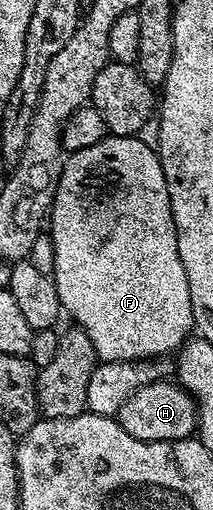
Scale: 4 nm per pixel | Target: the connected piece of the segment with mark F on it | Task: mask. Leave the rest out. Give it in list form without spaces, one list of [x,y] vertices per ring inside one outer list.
[[[112,134],[105,137],[104,140],[95,142],[95,146],[87,146],[78,152],[68,153],[65,157],[65,165],[63,166],[63,174],[59,178],[59,186],[57,192],[53,196],[53,206],[49,210],[47,217],[47,235],[54,244],[54,268],[53,281],[55,282],[55,290],[59,290],[59,302],[66,317],[70,316],[72,323],[76,327],[81,328],[87,334],[87,338],[91,338],[91,346],[95,346],[98,361],[102,360],[152,360],[154,358],[165,358],[170,354],[176,353],[186,340],[190,339],[191,333],[195,328],[193,319],[193,307],[191,306],[191,286],[187,282],[187,270],[183,270],[183,258],[179,258],[179,242],[177,241],[177,231],[175,230],[175,218],[171,214],[171,198],[167,194],[167,178],[163,174],[163,166],[161,165],[161,157],[155,151],[152,143],[144,144],[141,138],[137,136],[114,136]]]

